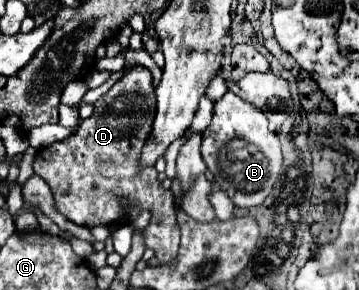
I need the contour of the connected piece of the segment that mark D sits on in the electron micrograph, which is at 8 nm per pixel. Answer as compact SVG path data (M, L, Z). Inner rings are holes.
M134 66L128 70L128 74L122 80L118 80L118 84L112 86L110 92L106 92L104 96L100 96L96 100L94 114L90 118L82 120L80 130L76 134L68 136L62 142L56 142L52 146L38 150L32 168L34 168L34 174L38 174L50 186L52 194L54 194L56 210L78 226L86 226L86 228L114 226L116 222L132 226L132 222L136 220L136 216L142 210L150 210L152 220L142 232L146 236L146 246L156 252L152 262L154 262L154 266L158 266L158 264L166 264L176 258L176 252L180 246L180 230L176 224L176 208L174 208L172 192L164 190L162 184L156 180L156 174L158 174L156 168L144 168L142 172L138 170L138 156L148 138L148 132L152 130L154 114L156 114L156 94L154 94L154 86L152 86L152 74L148 68ZM120 198L128 198L134 202L134 208L130 210L130 218L122 218L124 210L120 206Z

